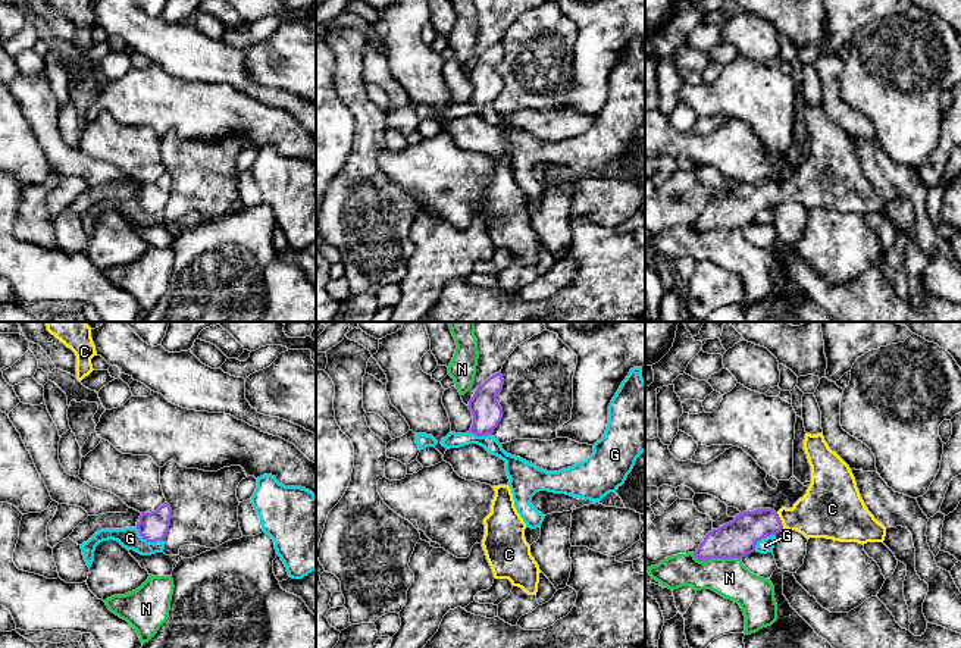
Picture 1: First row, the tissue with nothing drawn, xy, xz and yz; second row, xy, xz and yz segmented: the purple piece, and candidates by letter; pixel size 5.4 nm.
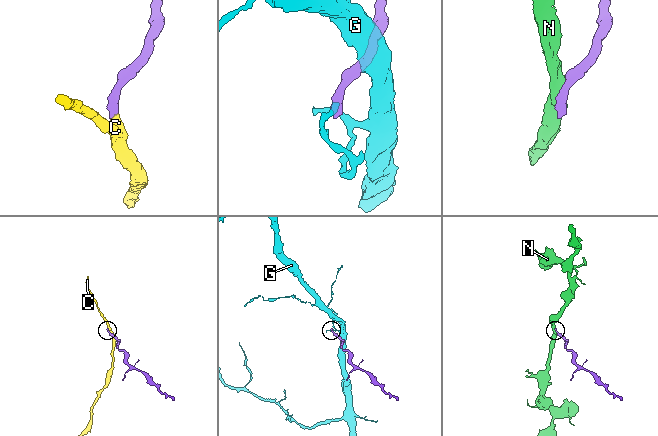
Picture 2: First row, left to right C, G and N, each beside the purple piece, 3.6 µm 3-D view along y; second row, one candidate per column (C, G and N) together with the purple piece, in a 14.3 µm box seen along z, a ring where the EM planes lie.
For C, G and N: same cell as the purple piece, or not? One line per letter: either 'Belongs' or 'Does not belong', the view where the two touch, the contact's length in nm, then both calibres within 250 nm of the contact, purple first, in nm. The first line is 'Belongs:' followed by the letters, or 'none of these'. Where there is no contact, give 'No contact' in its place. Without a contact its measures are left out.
Belongs: C
C: Belongs. Touches purple in yz. Shared border 100 nm. Thickness 200 nm (purple) against 280 nm
G: Does not belong. Touches purple in xy. Shared border 170 nm. Thickness 160 nm (purple) against 120 nm
N: Does not belong. Touches purple in yz. Shared border 260 nm. Thickness 200 nm (purple) against 220 nm

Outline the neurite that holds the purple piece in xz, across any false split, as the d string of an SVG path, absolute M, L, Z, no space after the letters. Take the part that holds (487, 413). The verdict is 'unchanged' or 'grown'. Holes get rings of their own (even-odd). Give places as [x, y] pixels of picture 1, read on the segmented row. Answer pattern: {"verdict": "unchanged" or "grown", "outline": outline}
{"verdict": "unchanged", "outline": "M498 372L478 386L467 406L473 414L470 433L476 436L492 435L503 419L503 408L497 401L497 395L503 389L503 385L504 379L501 372Z"}

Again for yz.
{"verdict": "grown", "outline": "M823 432L817 435L805 433L804 450L811 466L811 483L807 494L792 508L782 507L777 513L771 508L739 513L732 522L705 535L694 552L697 560L742 558L755 551L758 541L777 535L783 529L796 530L807 539L826 538L863 545L885 541L886 528L865 507L849 466L829 448Z"}

